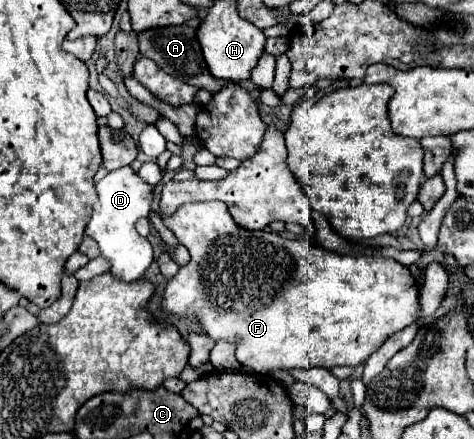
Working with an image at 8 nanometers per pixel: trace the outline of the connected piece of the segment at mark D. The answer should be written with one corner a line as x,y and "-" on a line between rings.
125,166
125,168
113,170
105,178
101,178
95,184
95,190
97,190
99,202
91,214
89,224
105,224
105,232
97,230
97,232
89,232
89,236
97,240
101,256
111,264
109,272
115,278
119,278
121,282
135,282
145,274
145,270
153,262
153,248
151,248
149,240
139,236
135,230
135,222
141,216
149,216
149,212
151,212
153,188
147,182
143,182
131,170
131,166

